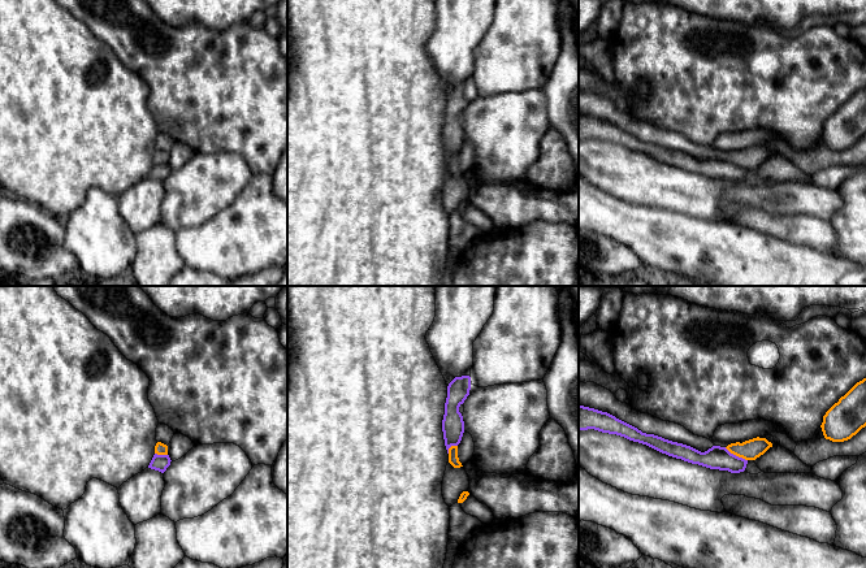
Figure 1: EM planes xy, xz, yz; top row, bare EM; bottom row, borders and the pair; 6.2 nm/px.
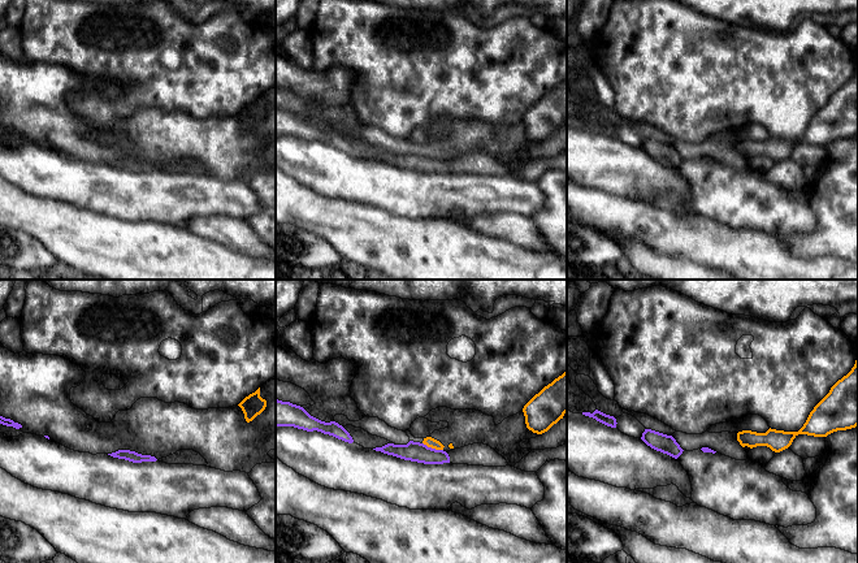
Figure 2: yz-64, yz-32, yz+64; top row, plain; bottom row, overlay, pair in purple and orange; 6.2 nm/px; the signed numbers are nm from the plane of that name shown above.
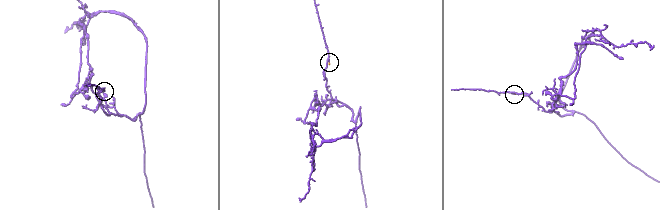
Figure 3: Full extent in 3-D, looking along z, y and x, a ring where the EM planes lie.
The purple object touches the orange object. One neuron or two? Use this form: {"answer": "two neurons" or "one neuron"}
{"answer": "two neurons"}

